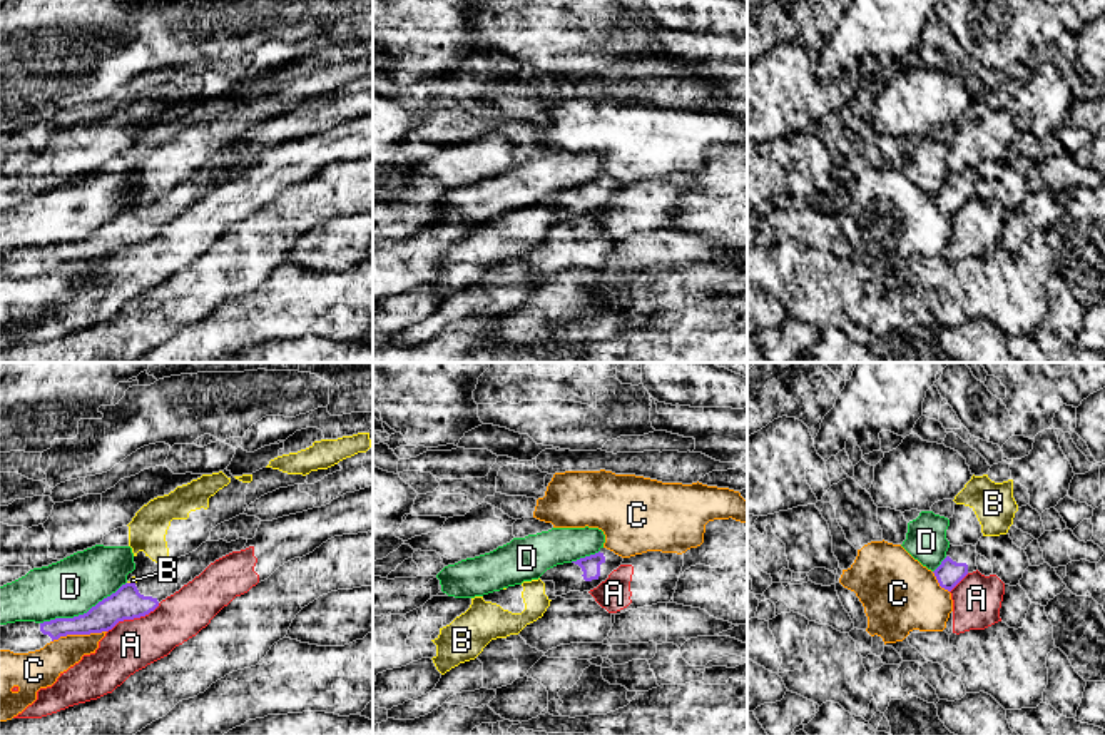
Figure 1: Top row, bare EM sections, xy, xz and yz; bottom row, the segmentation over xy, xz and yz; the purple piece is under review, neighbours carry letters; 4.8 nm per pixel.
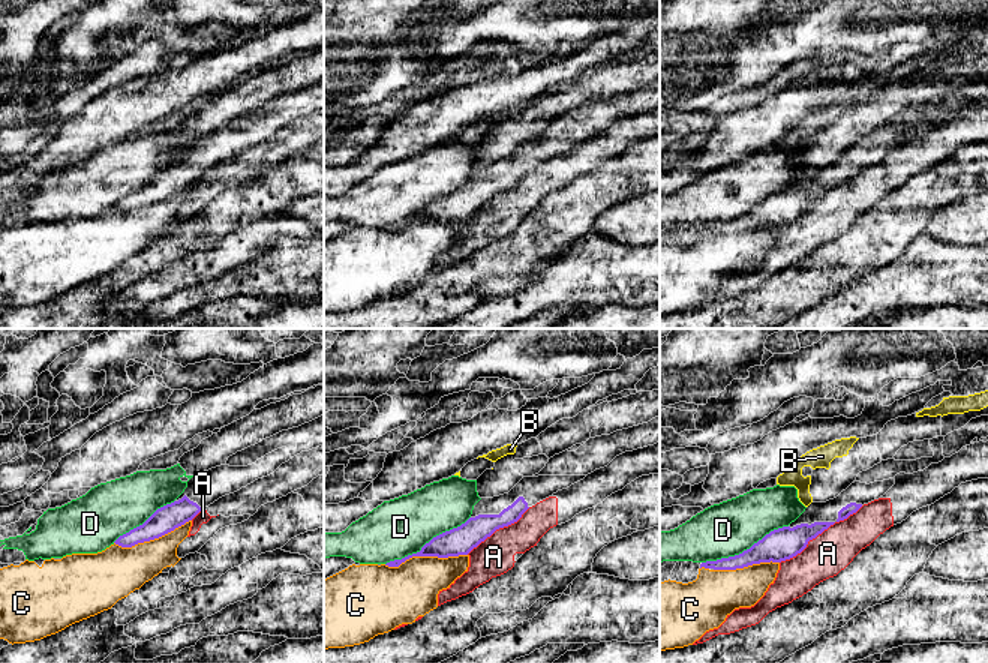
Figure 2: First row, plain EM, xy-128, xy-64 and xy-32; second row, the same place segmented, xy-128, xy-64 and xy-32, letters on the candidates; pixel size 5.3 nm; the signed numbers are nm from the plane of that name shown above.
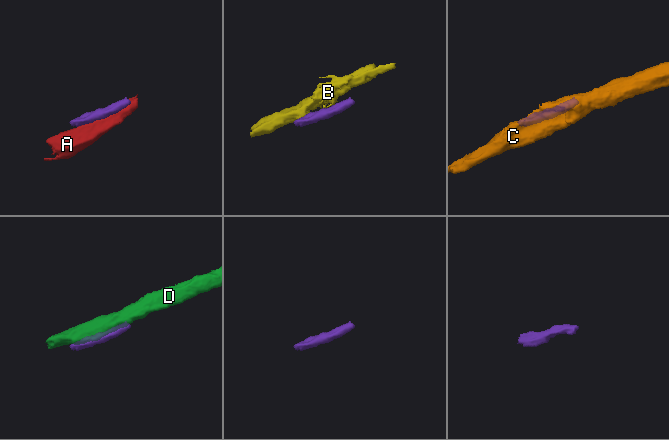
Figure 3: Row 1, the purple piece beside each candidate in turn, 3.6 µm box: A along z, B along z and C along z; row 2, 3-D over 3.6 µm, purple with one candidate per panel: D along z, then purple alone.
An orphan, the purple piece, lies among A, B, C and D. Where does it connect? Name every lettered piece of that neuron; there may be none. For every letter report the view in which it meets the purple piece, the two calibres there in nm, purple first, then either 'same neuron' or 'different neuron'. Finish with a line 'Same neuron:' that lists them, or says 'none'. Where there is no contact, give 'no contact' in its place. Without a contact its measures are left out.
A: xy | 160/240 nm | different neuron
B: xy | 160/30 nm | different neuron
C: xy | 140/190 nm | different neuron
D: xy | 160/280 nm | different neuron
Same neuron: none

